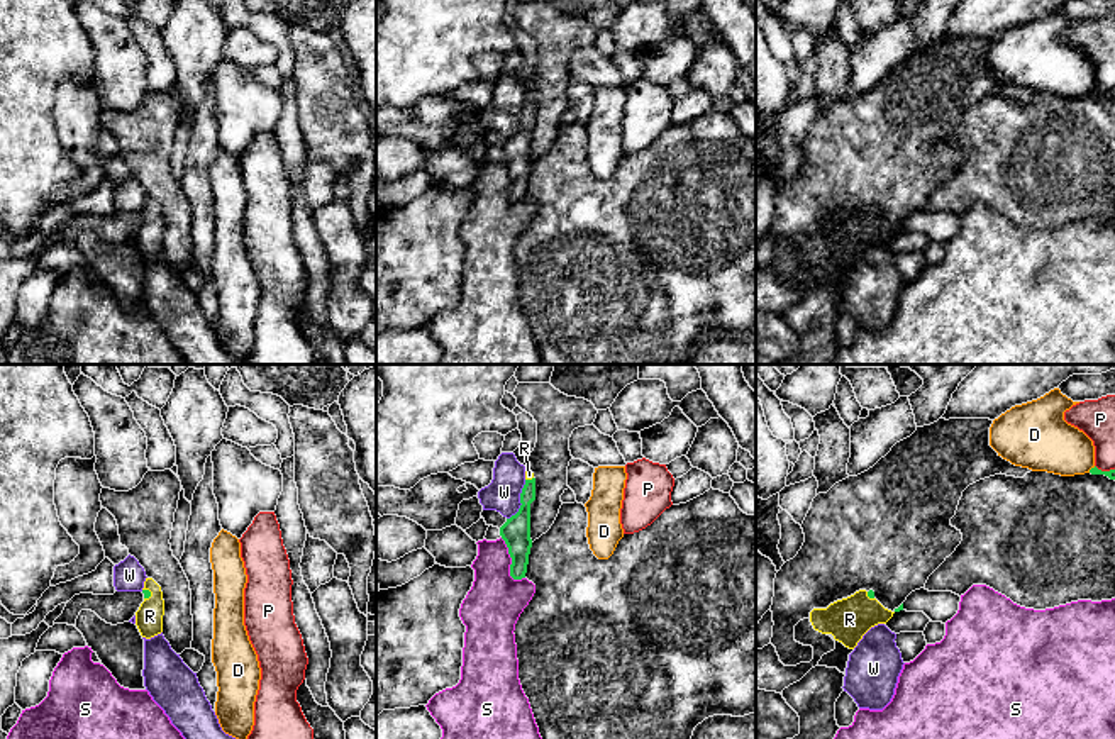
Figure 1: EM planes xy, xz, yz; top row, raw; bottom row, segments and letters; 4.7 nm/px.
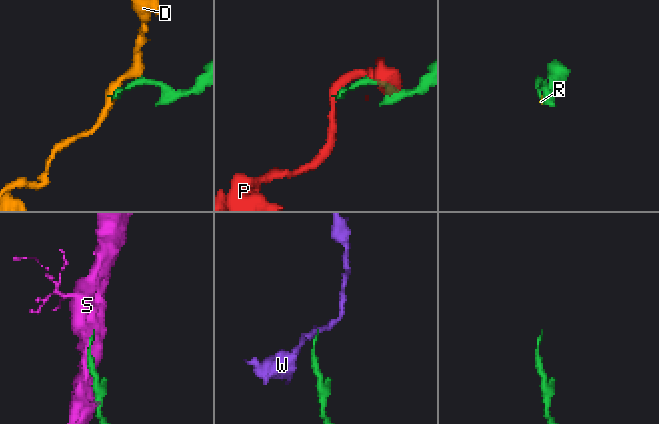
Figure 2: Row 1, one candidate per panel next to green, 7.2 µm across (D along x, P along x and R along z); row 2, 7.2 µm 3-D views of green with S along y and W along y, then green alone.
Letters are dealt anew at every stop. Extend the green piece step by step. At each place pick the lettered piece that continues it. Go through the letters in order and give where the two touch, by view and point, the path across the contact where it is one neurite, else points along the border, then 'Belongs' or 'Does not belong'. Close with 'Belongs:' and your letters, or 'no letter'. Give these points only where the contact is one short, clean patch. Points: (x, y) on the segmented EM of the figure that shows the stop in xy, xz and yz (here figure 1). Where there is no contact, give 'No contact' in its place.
D: Touches green at yz (1092, 468). Boundary: yz (1095, 466), (1088, 472). Does not belong
P: Touches green at yz (1105, 472). Does not belong
R: Touches green at xy (149, 592). Path across: xy (146, 592), (149, 592), (149, 616). Belongs
S: Touches green at xz (512, 563). Does not belong
W: Touches green at xz (521, 500). Does not belong
Belongs: R

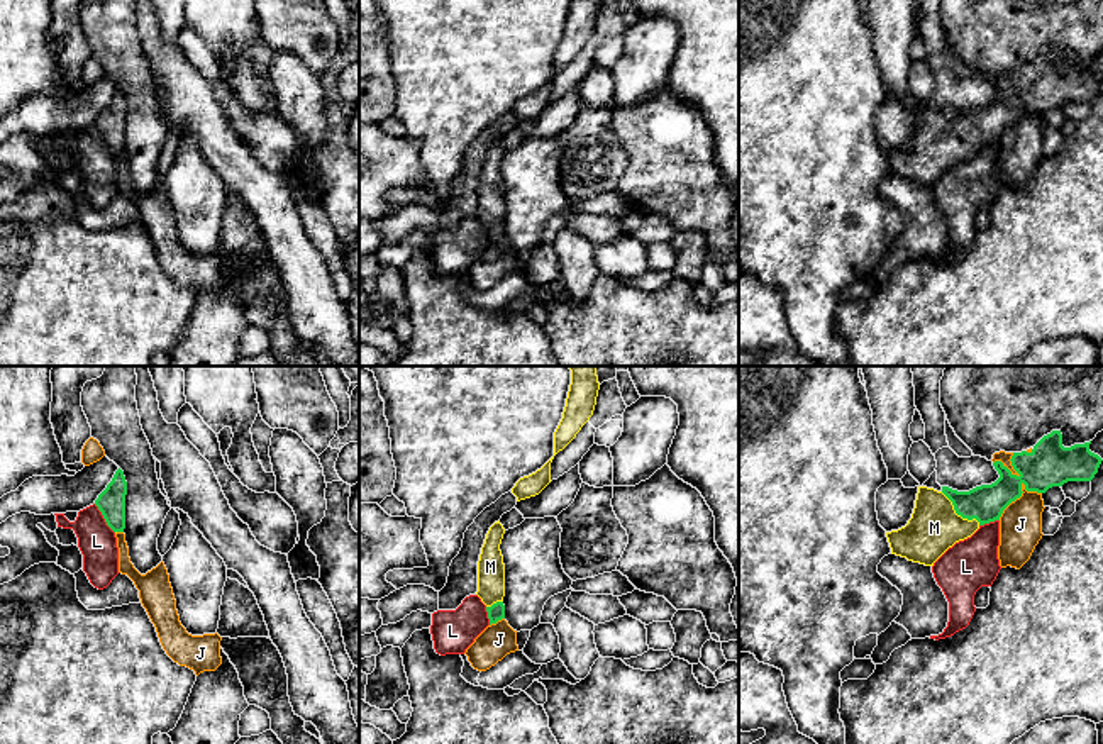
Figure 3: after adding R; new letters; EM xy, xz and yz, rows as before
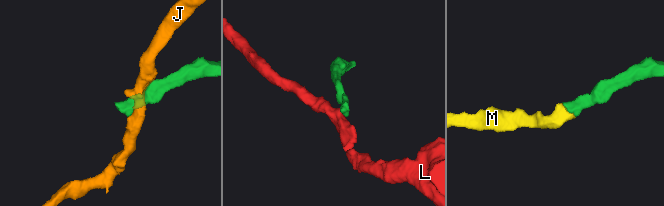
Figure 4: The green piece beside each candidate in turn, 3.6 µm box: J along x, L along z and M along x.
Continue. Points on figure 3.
J: Touches green at yz (1017, 497). Does not belong
L: Touches green at xy (104, 517). Boundary: xy (94, 504), (114, 533). Does not belong
M: Touches green at yz (958, 514). Path across: yz (985, 504), (958, 514), (944, 517), (934, 527). Belongs
Belongs: M

